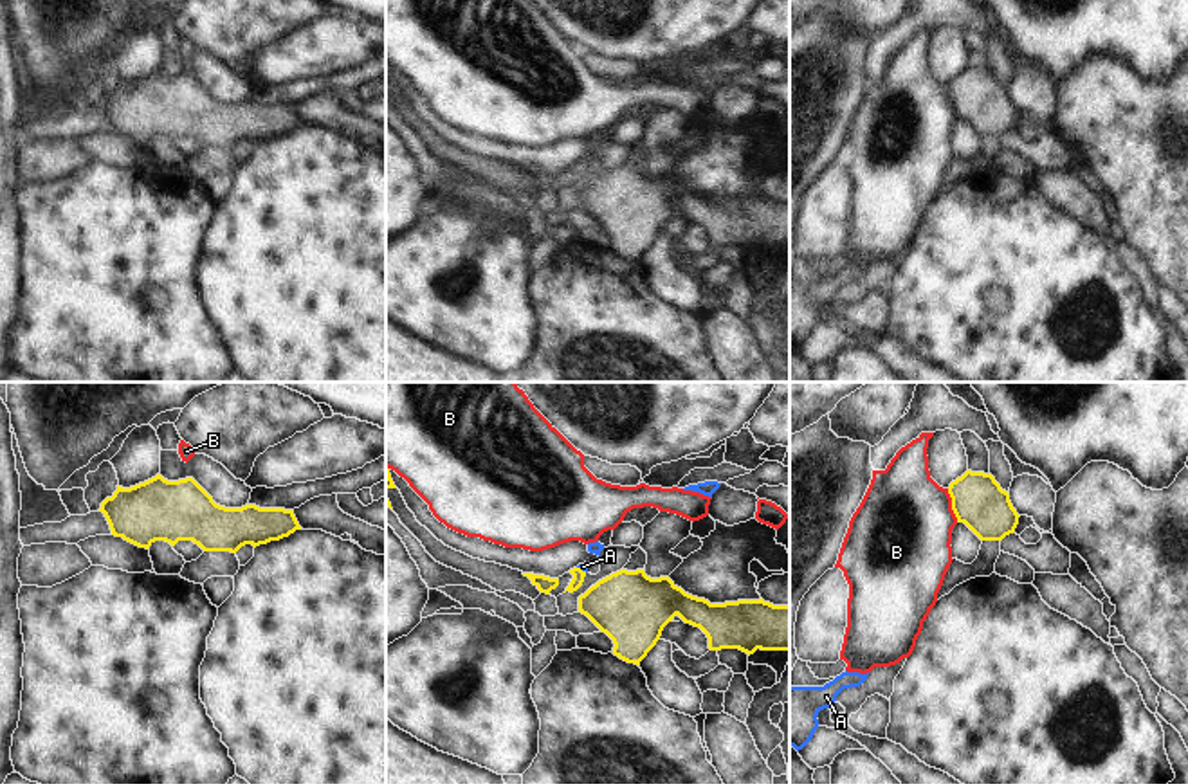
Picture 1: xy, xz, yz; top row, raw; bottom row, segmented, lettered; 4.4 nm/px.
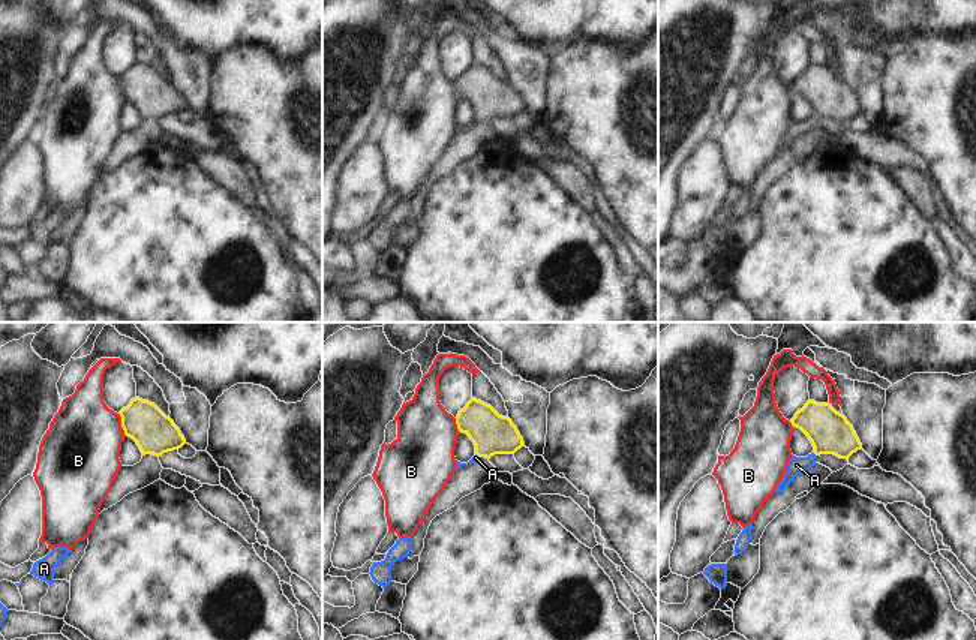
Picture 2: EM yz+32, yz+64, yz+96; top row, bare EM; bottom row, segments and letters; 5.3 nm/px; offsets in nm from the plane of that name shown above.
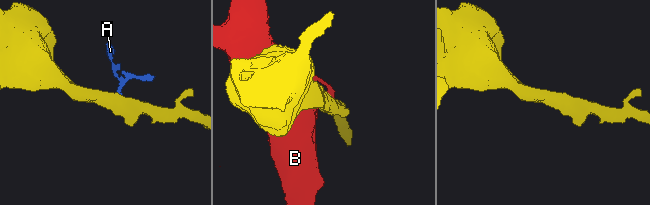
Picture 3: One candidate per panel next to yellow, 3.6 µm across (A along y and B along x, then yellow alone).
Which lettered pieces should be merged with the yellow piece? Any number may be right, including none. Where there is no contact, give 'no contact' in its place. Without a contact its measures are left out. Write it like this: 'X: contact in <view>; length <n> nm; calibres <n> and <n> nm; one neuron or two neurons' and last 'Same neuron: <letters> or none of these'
A: contact in xz; length 50 nm; calibres 50 and 30 nm; one neuron
B: contact in yz; length 160 nm; calibres 240 and 440 nm; two neurons
Same neuron: A

